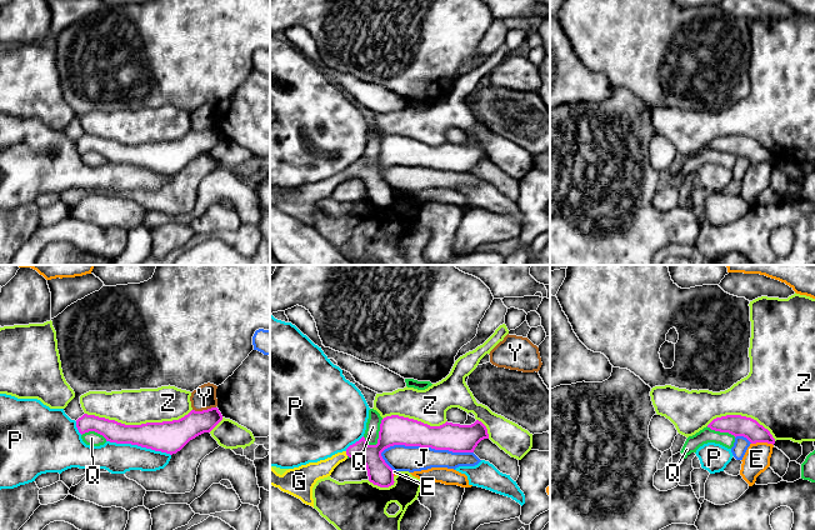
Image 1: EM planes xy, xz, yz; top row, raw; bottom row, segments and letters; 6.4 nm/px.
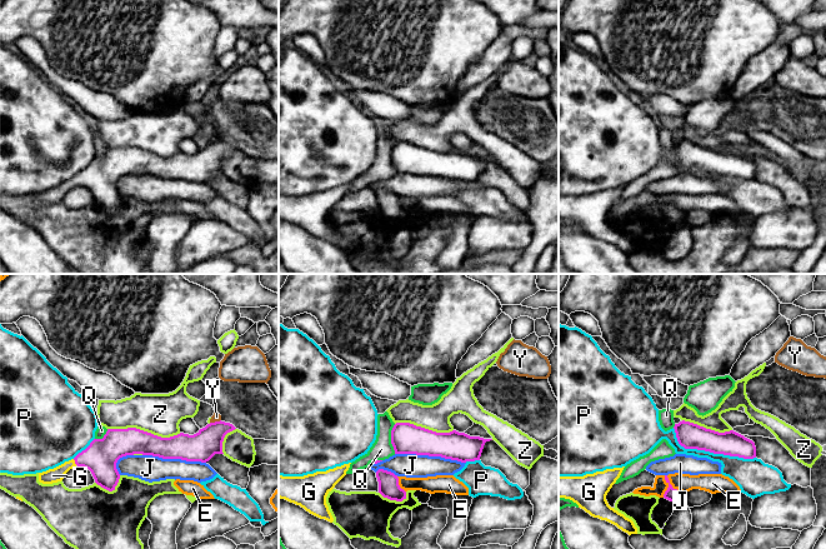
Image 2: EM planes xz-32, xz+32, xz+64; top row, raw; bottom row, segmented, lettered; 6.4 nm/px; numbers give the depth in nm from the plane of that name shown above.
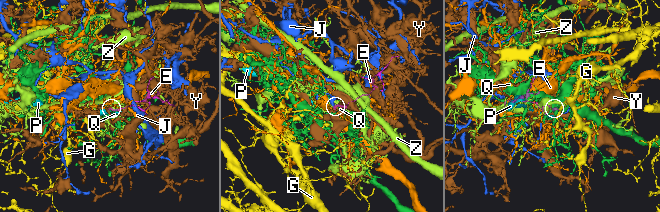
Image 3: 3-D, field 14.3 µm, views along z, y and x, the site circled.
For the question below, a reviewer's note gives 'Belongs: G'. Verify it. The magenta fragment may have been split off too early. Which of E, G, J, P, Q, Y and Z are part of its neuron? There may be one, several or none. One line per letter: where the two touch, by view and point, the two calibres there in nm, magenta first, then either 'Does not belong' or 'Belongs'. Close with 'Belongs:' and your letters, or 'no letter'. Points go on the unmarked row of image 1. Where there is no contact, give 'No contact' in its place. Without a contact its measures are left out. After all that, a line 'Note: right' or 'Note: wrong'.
E: Touches magenta at yz (763, 161). Thickness 140 nm (magenta) against 170 nm. Does not belong
G: Touches magenta at xz (346, 174). Thickness 150 nm (magenta) against 130 nm. Belongs
J: Touches magenta at xz (425, 166). Thickness 190 nm (magenta) against 170 nm. Does not belong
P: Touches magenta at xy (139, 165). Thickness 200 nm (magenta) against 190 nm. Does not belong
Q: Touches magenta at xz (379, 155). Thickness 190 nm (magenta) against 100 nm. Does not belong
Y: Touches magenta at xy (204, 130). Thickness 190 nm (magenta) against 150 nm. Does not belong
Z: Touches magenta at xy (138, 145). Thickness 200 nm (magenta) against 220 nm. Does not belong
Belongs: G
Note: right

